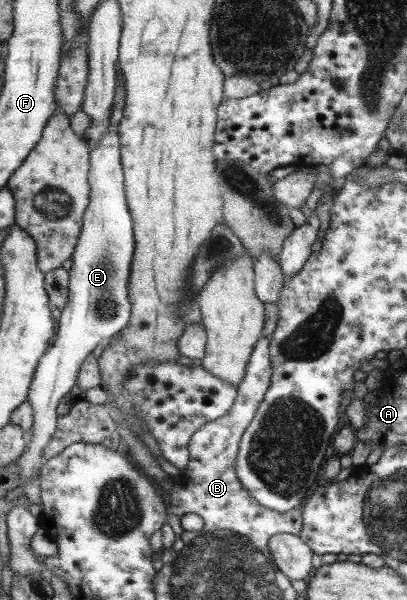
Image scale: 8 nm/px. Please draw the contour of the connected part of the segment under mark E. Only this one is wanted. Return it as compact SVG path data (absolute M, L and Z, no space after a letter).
M108 127L100 141L90 147L88 175L90 202L82 218L82 230L70 258L68 270L68 297L60 308L58 336L54 345L43 353L31 380L26 401L33 410L31 432L27 436L24 454L17 458L21 469L22 486L41 468L43 448L57 426L55 409L61 396L77 384L77 370L83 359L101 342L125 328L130 320L130 304L127 300L127 284L130 278L130 262L134 254L133 219L126 205L125 176L122 174L121 150L115 128Z

